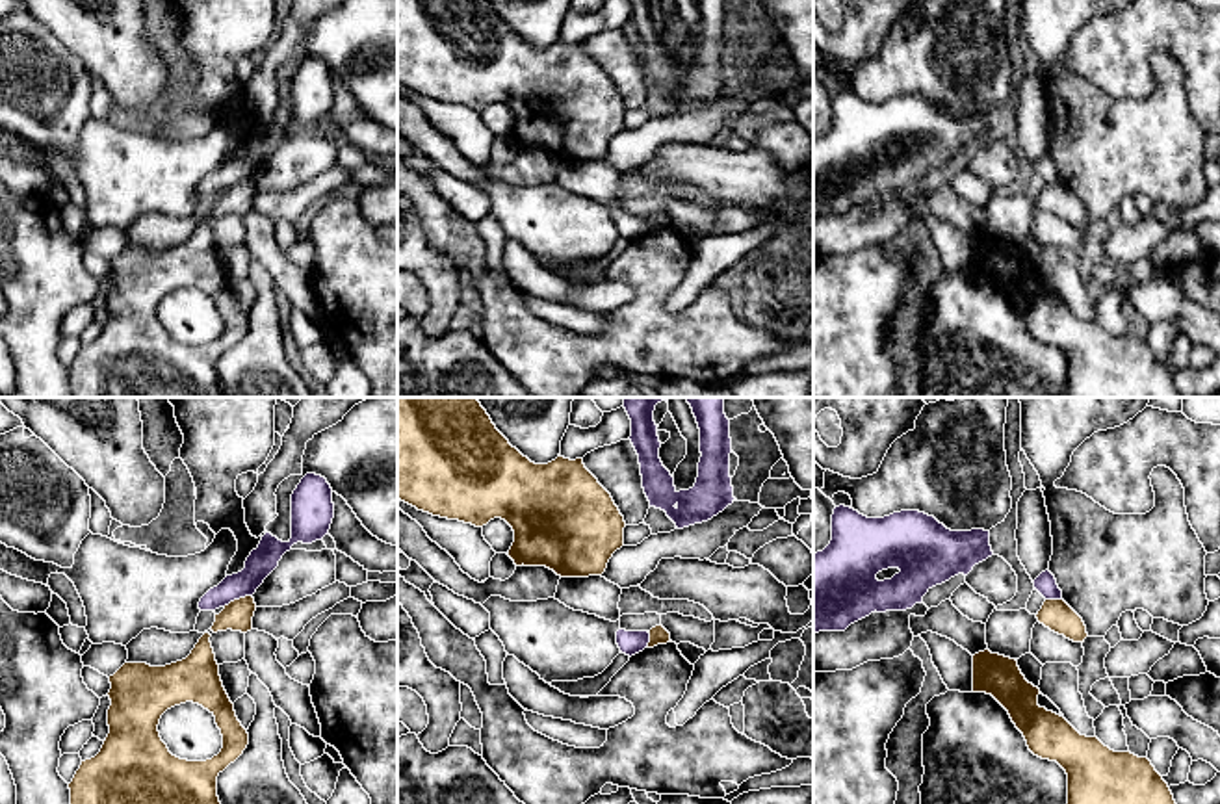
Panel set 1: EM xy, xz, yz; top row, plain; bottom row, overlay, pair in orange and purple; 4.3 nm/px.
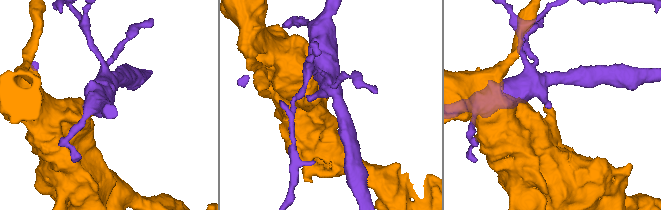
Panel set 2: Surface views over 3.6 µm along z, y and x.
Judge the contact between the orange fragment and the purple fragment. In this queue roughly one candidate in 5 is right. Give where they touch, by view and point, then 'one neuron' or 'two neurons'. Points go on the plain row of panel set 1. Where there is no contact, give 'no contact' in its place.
xy (236, 184) | two neurons

